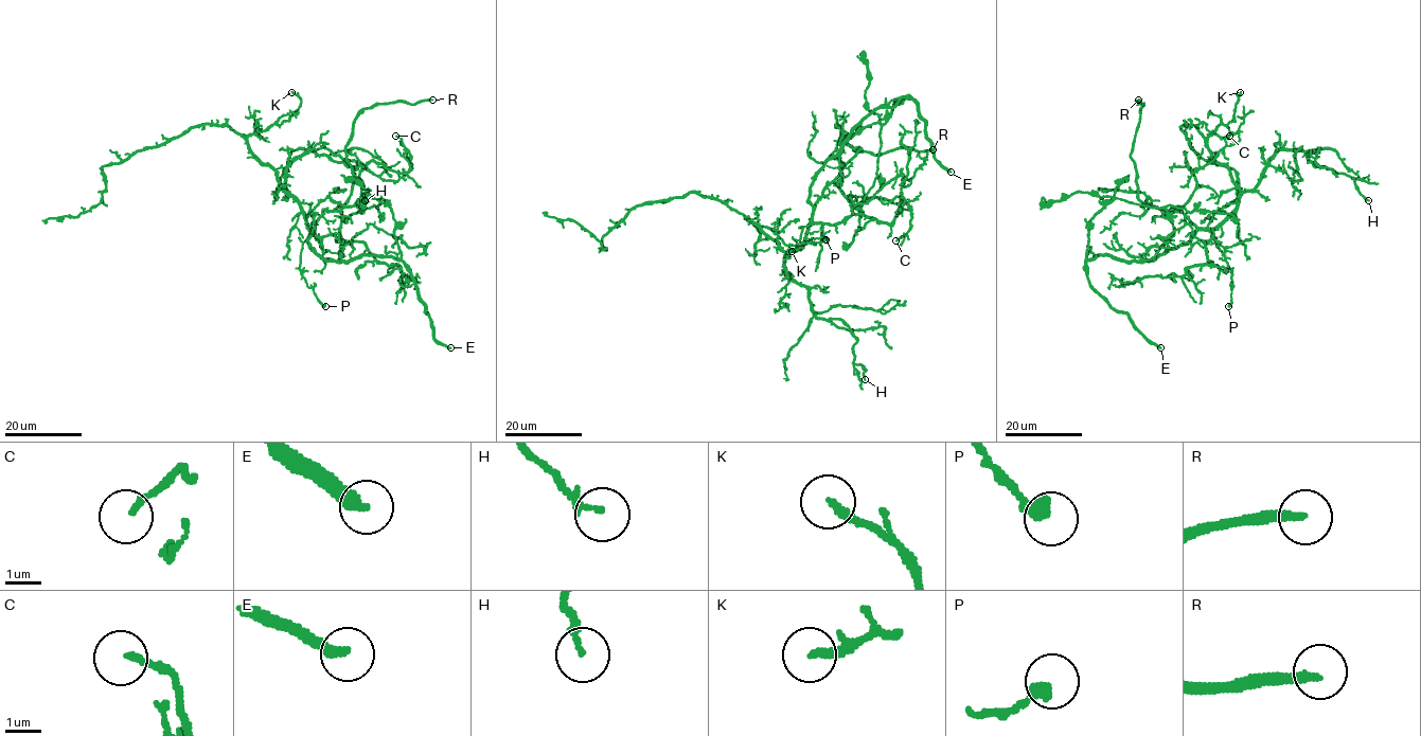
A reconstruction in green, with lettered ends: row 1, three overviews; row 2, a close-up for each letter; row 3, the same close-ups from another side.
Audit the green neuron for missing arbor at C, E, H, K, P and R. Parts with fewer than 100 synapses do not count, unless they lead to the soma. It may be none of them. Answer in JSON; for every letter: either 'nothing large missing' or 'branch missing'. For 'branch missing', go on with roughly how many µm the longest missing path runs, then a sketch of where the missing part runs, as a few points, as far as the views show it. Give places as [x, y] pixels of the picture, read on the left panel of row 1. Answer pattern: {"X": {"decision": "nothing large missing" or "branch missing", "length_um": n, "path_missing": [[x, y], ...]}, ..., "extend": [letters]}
{"C": {"decision": "nothing large missing"}, "E": {"decision": "branch missing", "length_um": 160}, "H": {"decision": "nothing large missing"}, "K": {"decision": "nothing large missing"}, "P": {"decision": "nothing large missing"}, "R": {"decision": "branch missing", "length_um": 20, "path_missing": [[432, 100], [458, 103], [461, 94]]}, "extend": ["E", "R"]}

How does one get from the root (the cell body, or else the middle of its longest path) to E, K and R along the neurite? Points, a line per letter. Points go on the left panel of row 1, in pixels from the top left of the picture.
E: (304, 215), (313, 230), (308, 244), (327, 262), (362, 255), (401, 259), (433, 337), (450, 347)
K: (304, 215), (299, 203), (281, 186), (276, 173), (254, 157), (246, 138), (288, 120), (301, 102), (291, 92)
R: (304, 215), (313, 228), (323, 210), (350, 208), (360, 198), (360, 184), (345, 147), (363, 109), (432, 100)

